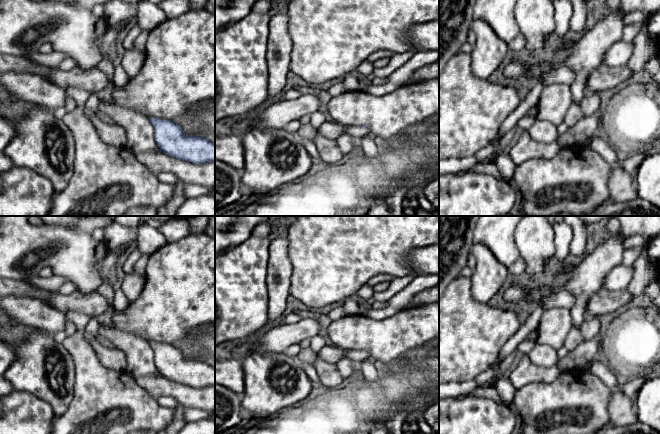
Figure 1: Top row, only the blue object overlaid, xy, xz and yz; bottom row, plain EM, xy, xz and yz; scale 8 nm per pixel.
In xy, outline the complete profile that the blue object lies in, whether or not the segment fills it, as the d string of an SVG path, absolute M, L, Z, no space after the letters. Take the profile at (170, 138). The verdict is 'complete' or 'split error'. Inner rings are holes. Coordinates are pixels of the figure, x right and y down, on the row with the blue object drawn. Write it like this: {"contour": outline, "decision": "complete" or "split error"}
{"contour": "M201 8L189 10L174 18L167 18L149 31L145 52L145 62L139 73L124 86L114 86L111 101L117 106L142 114L152 123L158 149L139 153L136 158L156 175L170 172L177 177L178 183L174 185L174 195L157 210L157 216L176 216L177 209L188 199L184 195L186 185L215 187L215 144L204 137L186 135L183 129L173 122L181 118L191 105L215 99L215 14Z", "decision": "split error"}

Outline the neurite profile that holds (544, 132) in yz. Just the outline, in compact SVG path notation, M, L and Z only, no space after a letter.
M538 118L528 132L535 142L541 144L551 144L558 138L557 126L551 122L540 120Z

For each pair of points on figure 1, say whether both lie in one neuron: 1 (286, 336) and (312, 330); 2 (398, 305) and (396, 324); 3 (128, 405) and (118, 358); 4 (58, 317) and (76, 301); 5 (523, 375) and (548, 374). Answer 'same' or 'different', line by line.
1: same
2: different
3: different
4: different
5: same

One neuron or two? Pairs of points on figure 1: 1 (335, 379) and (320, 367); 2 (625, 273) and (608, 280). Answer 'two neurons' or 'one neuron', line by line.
1: one neuron
2: one neuron

